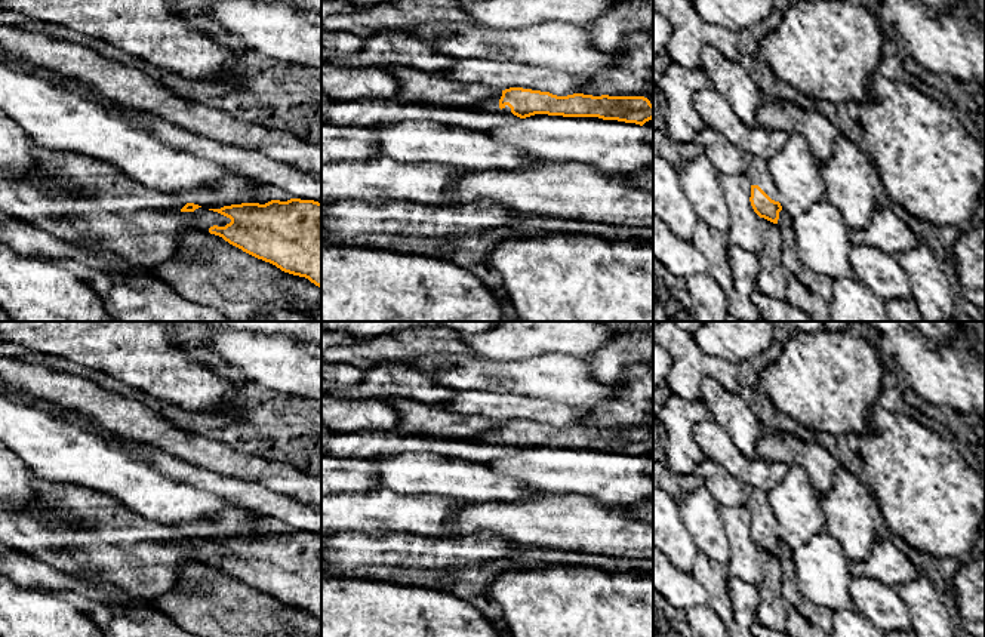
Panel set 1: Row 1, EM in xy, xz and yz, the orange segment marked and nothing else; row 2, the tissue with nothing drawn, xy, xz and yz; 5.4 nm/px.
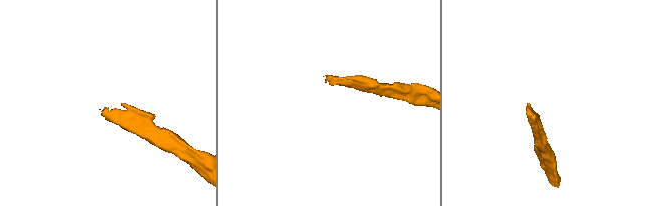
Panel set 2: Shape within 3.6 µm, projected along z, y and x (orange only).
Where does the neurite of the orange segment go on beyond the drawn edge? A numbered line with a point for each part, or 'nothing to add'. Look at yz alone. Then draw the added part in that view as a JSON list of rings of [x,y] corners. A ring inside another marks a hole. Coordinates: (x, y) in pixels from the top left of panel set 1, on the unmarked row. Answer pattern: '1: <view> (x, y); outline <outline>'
1: yz (757, 504); outline [[[744,484],[747,495],[745,507],[751,517],[758,517],[772,532],[779,533],[778,520],[767,501],[767,492]]]

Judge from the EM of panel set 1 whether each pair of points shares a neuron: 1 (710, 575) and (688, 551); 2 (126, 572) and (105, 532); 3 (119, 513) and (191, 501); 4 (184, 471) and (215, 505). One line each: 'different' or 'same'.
1: different
2: same
3: different
4: different

